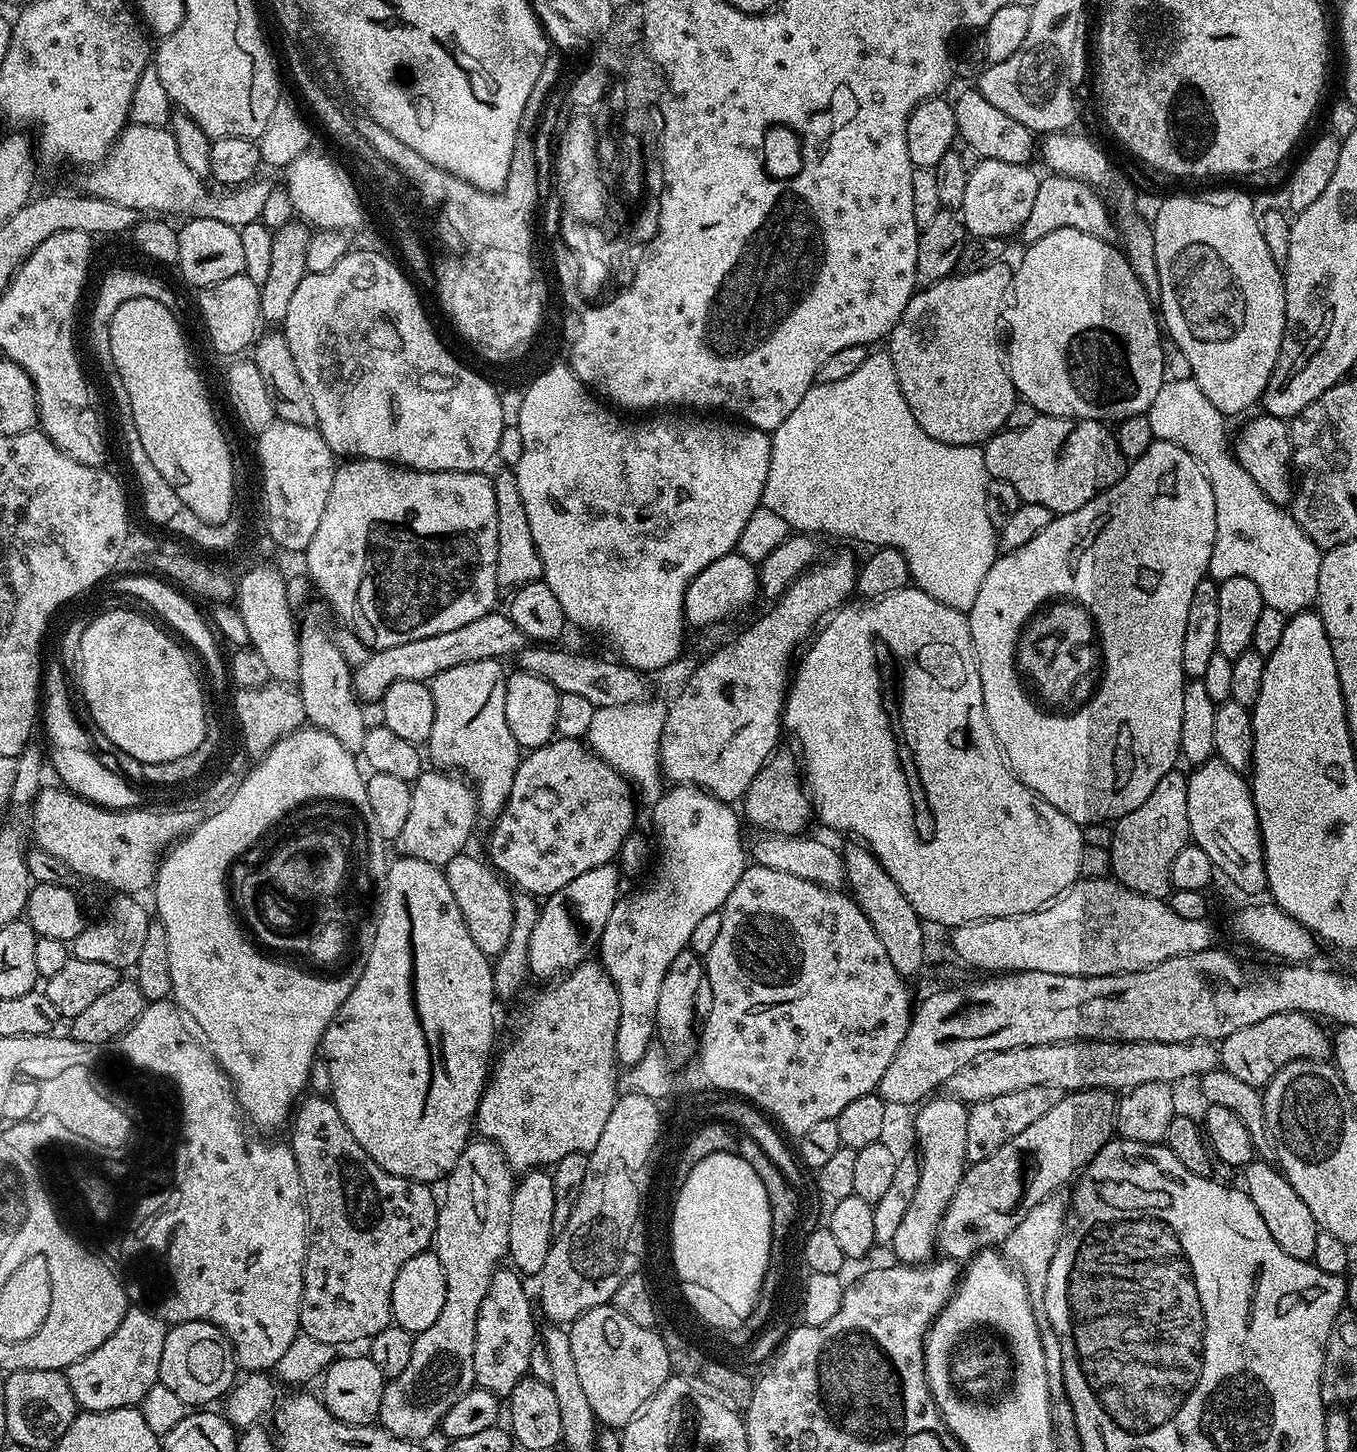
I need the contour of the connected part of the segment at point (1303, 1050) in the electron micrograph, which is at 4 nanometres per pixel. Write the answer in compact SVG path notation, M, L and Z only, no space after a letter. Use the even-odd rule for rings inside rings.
M1279 1012L1246 1026L1224 1040L1219 1041L1220 1068L1234 1074L1241 1082L1263 1089L1276 1077L1282 1066L1293 1064L1295 1060L1328 1060L1334 1052L1334 1040L1315 1016L1307 1012Z

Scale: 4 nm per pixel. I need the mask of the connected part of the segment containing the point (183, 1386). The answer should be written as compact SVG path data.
M204 1320L194 1322L182 1322L169 1327L166 1334L166 1342L162 1346L162 1362L160 1363L159 1383L174 1390L178 1398L182 1398L185 1406L208 1406L211 1400L216 1400L225 1395L233 1387L238 1376L238 1365L236 1363L236 1353L232 1350L224 1331L218 1326L207 1324Z

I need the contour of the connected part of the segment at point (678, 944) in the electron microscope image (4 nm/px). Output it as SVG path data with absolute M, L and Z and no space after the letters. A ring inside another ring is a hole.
M678 784L668 789L660 799L651 805L652 824L656 827L656 836L664 849L660 852L660 865L656 868L656 877L652 884L640 888L637 892L625 895L616 901L614 910L602 930L598 945L598 960L604 965L608 977L614 982L620 999L620 1021L616 1035L616 1059L622 1065L626 1060L642 1062L642 1058L653 1047L656 1036L656 1015L658 1014L658 993L662 990L662 978L670 970L670 962L678 958L692 943L694 926L706 918L706 914L720 912L730 890L738 886L746 867L746 844L740 841L741 817L731 803L711 796L702 788L693 788L691 784Z

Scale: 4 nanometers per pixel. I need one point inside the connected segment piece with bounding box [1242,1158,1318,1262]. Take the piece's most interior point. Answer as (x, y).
(1289, 1220)

